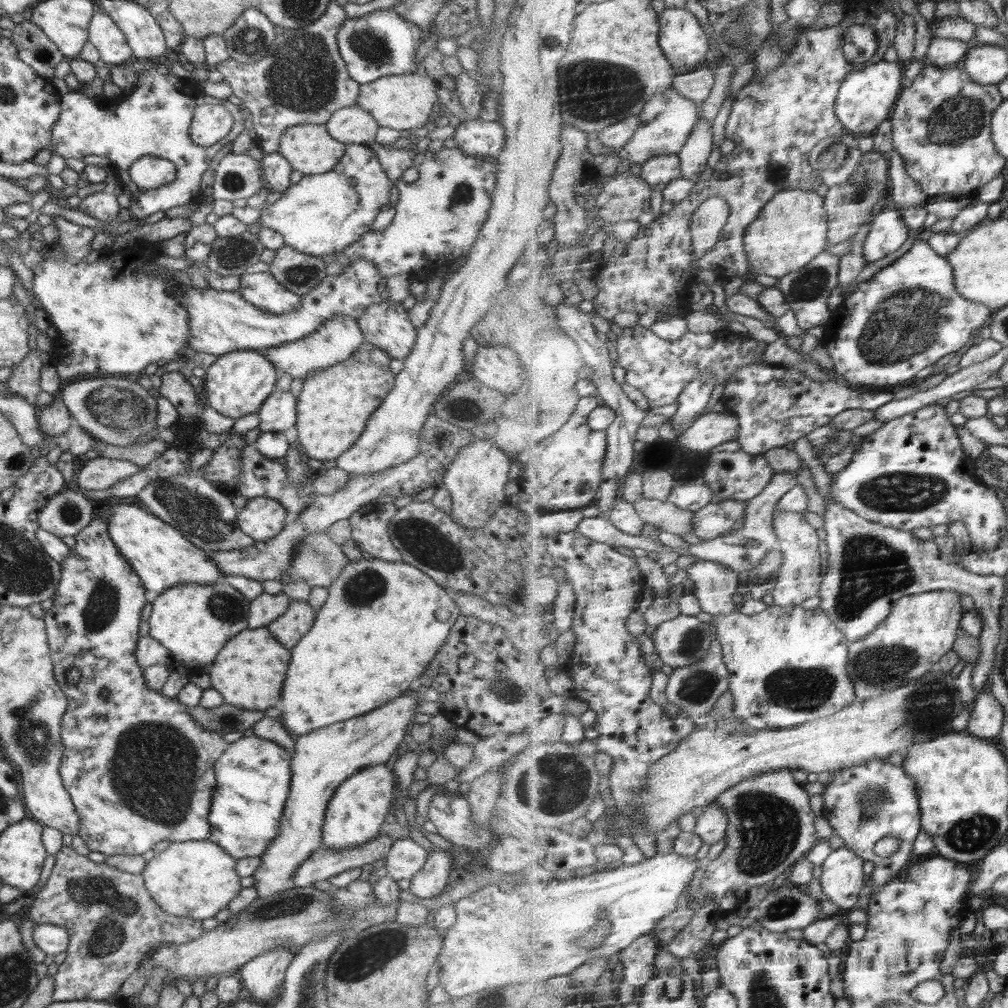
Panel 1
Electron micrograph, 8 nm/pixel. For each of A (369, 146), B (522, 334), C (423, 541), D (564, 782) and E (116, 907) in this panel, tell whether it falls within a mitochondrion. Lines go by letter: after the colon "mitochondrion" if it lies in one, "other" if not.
A: other
B: other
C: mitochondrion
D: mitochondrion
E: mitochondrion

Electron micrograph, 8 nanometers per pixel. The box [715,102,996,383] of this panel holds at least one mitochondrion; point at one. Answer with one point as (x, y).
(906, 323)

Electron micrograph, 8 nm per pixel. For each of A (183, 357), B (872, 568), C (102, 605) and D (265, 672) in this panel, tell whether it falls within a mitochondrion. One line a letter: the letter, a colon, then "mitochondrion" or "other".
A: other
B: mitochondrion
C: mitochondrion
D: other

